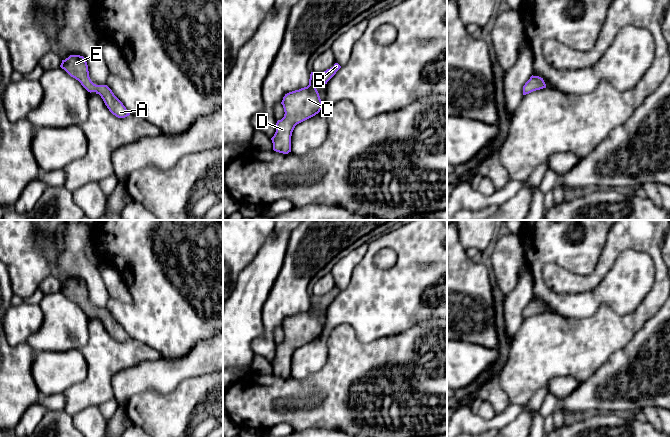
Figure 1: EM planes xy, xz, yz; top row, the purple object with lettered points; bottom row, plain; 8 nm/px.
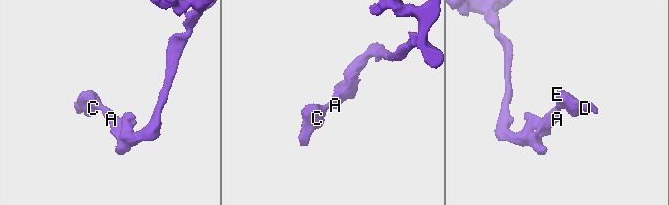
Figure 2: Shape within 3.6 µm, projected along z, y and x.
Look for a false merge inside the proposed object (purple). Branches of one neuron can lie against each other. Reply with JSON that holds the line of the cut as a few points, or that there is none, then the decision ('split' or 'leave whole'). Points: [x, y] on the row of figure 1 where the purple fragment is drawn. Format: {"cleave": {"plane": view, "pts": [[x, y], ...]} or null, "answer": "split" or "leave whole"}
{"cleave": null, "answer": "leave whole"}

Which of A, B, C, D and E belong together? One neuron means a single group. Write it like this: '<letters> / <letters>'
A B C D E

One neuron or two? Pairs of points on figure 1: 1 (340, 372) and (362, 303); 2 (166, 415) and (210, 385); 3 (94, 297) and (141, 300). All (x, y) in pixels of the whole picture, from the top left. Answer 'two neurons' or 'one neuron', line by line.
1: two neurons
2: one neuron
3: two neurons

